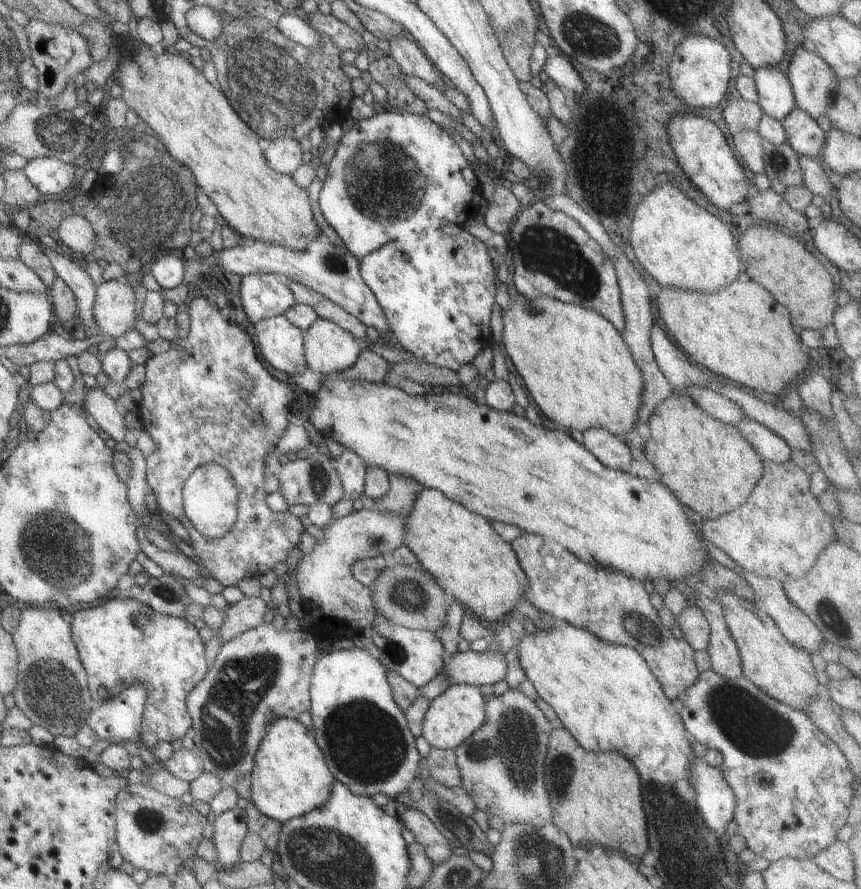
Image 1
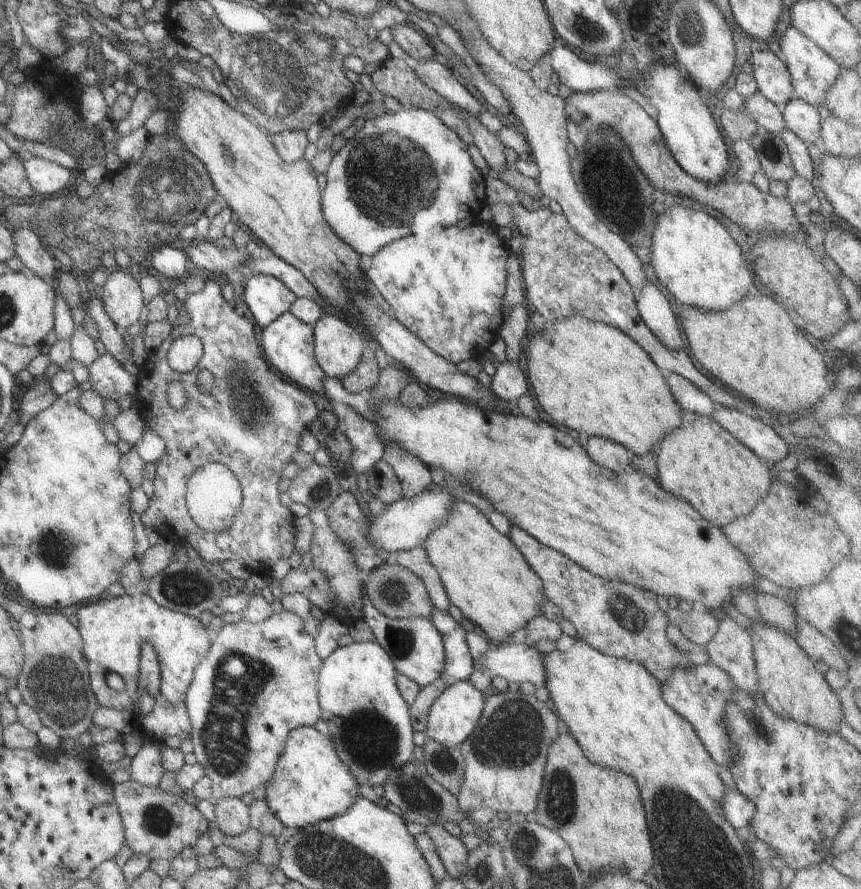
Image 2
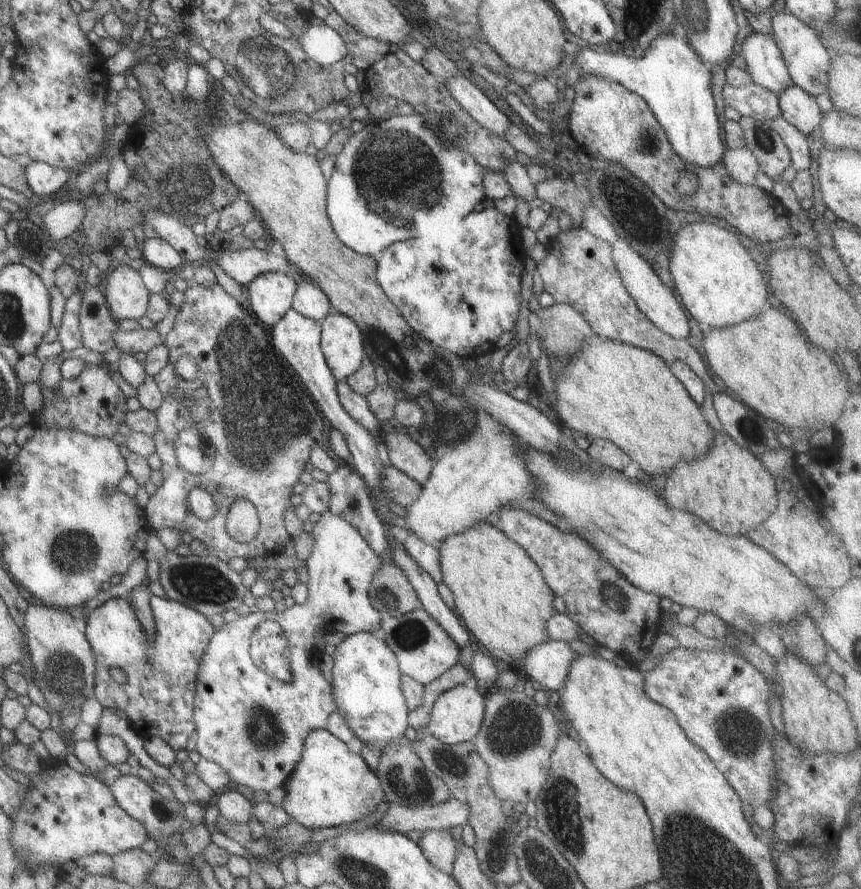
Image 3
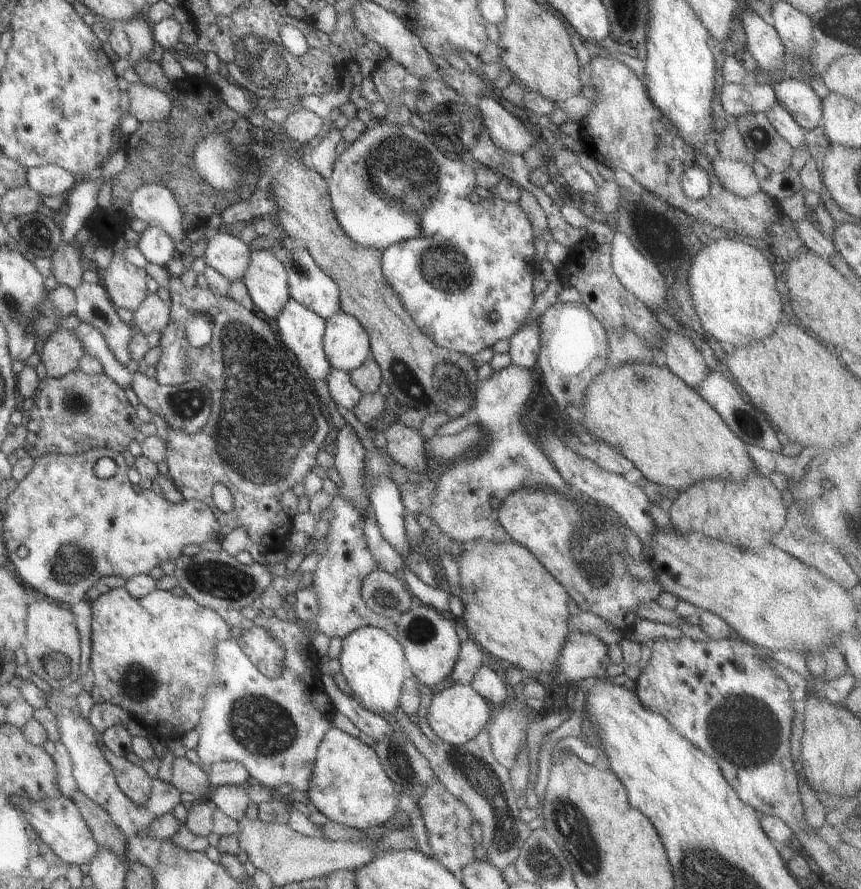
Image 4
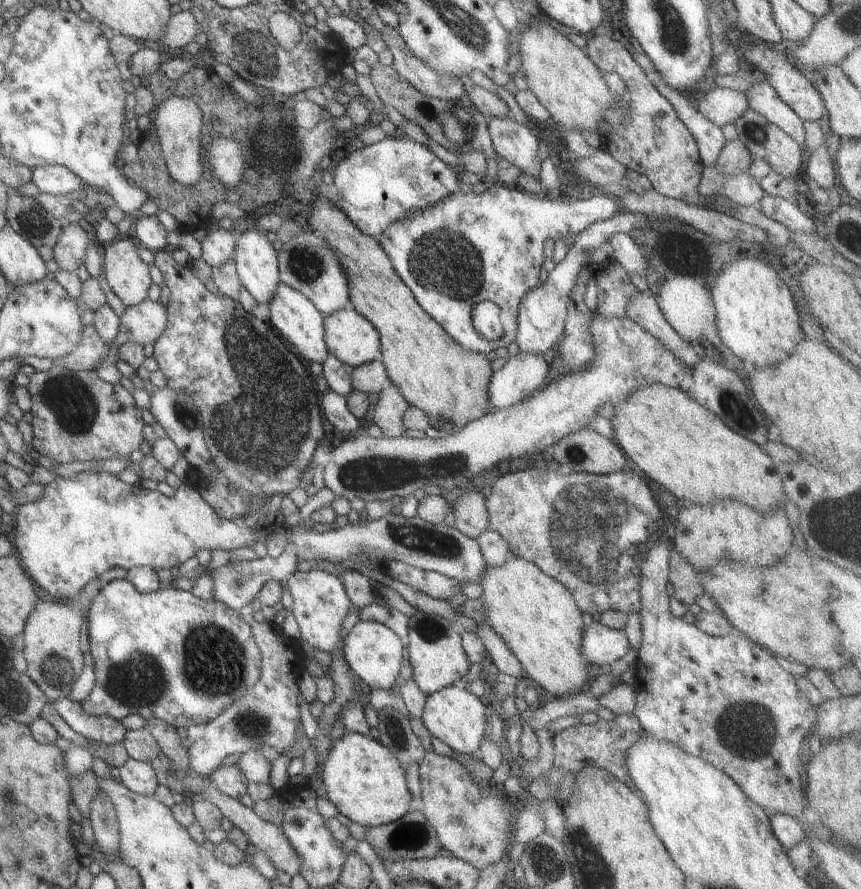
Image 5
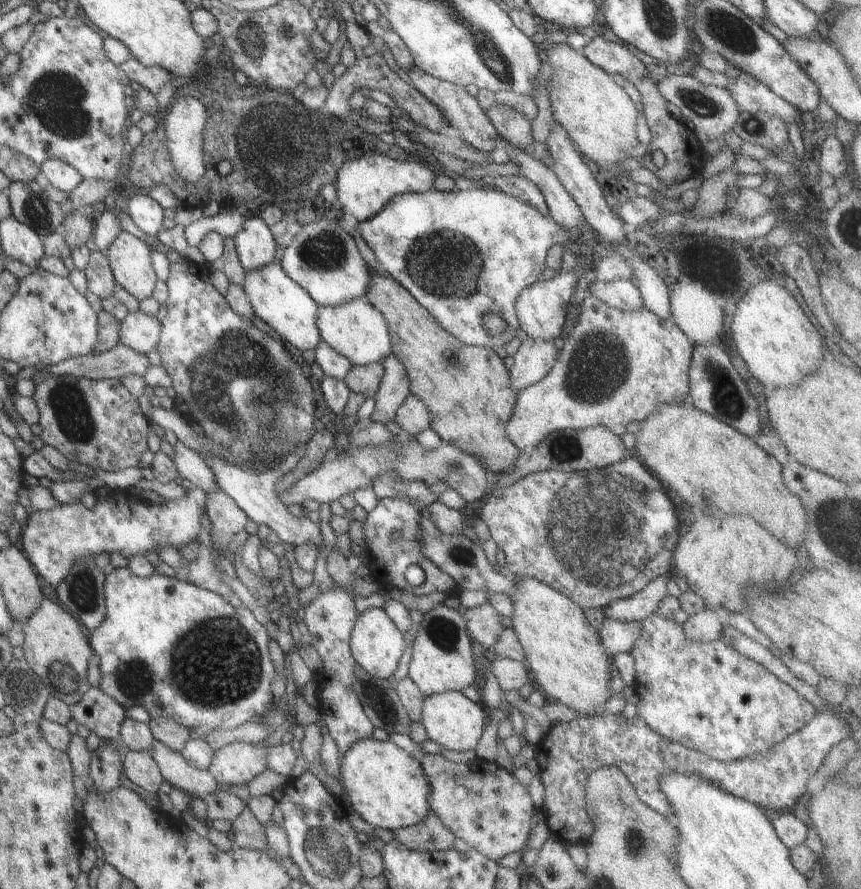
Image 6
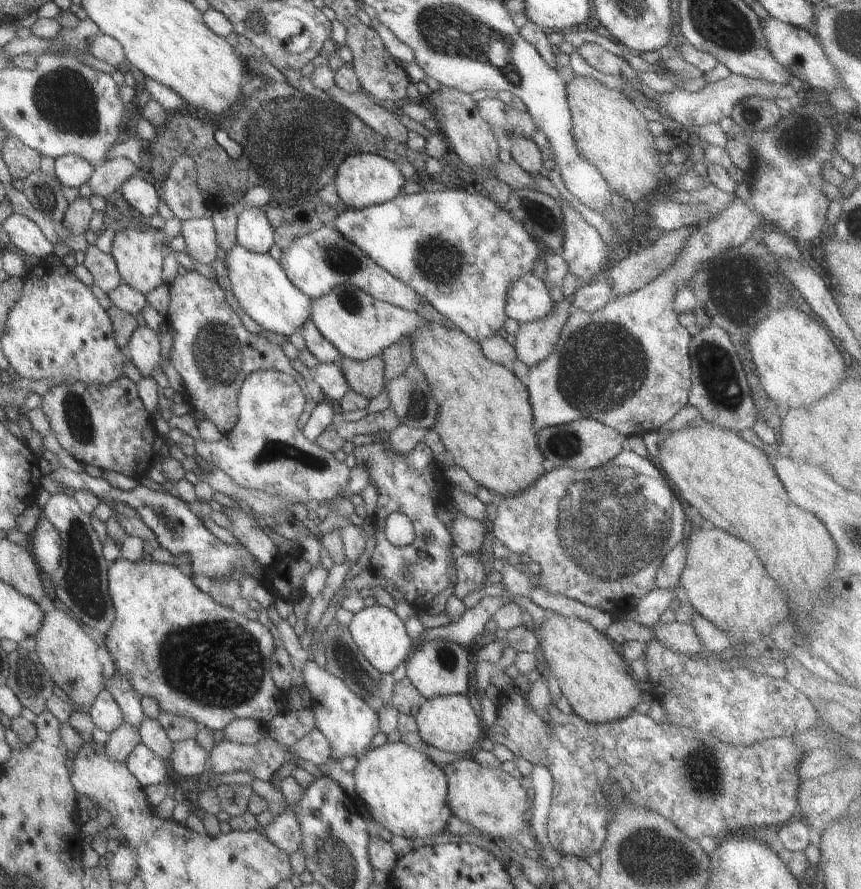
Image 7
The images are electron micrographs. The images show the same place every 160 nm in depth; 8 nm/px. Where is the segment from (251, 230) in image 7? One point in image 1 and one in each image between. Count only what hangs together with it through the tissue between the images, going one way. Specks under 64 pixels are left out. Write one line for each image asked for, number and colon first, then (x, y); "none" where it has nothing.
1: (263, 295)
2: (266, 298)
3: (270, 293)
4: (264, 277)
5: (256, 264)
6: (254, 247)

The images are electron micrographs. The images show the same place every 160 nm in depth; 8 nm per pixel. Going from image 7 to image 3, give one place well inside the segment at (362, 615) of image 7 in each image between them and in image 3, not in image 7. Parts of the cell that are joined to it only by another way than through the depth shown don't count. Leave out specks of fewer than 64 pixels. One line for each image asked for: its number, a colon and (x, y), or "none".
3: (366, 690)
4: (371, 661)
5: (373, 654)
6: (375, 644)

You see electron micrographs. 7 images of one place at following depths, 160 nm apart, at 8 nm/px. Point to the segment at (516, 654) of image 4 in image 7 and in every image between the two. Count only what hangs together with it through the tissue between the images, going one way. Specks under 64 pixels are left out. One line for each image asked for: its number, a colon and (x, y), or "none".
5: (536, 617)
6: (562, 651)
7: (593, 676)

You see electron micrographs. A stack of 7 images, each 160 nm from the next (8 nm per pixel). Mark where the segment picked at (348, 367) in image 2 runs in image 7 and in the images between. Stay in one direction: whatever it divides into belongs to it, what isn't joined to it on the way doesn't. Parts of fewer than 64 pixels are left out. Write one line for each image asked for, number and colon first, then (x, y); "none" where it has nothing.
3: (341, 344)
4: (345, 342)
5: (348, 337)
6: (356, 330)
7: (358, 326)

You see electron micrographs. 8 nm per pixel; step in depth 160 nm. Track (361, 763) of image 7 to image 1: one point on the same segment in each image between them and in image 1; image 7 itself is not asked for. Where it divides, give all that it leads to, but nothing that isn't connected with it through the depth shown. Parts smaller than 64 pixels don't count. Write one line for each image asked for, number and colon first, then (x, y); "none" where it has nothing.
1: (288, 778)
2: (309, 783)
3: (331, 785)
4: (349, 786)
5: (361, 778)
6: (385, 786)

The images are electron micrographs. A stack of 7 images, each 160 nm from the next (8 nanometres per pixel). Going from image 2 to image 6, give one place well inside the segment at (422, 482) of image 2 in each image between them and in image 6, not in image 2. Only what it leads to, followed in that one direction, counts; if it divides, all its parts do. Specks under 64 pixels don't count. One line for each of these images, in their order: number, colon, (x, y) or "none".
3: (407, 456)
4: (403, 444)
5: (390, 406)
6: (393, 389)

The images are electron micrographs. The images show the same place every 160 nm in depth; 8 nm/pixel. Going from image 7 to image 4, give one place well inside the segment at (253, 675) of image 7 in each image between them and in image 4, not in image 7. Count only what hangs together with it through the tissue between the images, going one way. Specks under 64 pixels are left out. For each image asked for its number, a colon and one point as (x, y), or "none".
4: (153, 657)
5: (138, 643)
6: (179, 651)

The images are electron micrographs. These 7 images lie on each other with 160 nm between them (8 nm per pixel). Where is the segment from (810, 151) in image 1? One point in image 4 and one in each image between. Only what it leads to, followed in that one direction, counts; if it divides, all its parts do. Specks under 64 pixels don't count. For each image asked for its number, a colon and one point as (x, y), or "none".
2: (801, 119)
3: (798, 108)
4: (796, 97)

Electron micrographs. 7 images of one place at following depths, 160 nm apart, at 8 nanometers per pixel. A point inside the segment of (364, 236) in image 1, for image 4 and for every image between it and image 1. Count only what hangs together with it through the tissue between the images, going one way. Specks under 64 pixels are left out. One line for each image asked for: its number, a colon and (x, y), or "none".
2: (401, 173)
3: (394, 179)
4: (392, 183)

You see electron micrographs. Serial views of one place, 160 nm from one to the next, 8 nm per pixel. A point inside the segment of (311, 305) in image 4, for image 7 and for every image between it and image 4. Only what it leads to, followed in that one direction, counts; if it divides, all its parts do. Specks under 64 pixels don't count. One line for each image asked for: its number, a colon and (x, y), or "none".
5: (305, 264)
6: (322, 258)
7: (315, 262)

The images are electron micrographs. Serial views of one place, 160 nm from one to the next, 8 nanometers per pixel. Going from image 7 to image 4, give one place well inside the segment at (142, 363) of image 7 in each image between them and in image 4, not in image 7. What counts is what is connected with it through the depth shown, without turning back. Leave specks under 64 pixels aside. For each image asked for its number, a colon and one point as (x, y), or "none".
4: (152, 314)
5: (141, 324)
6: (140, 332)

